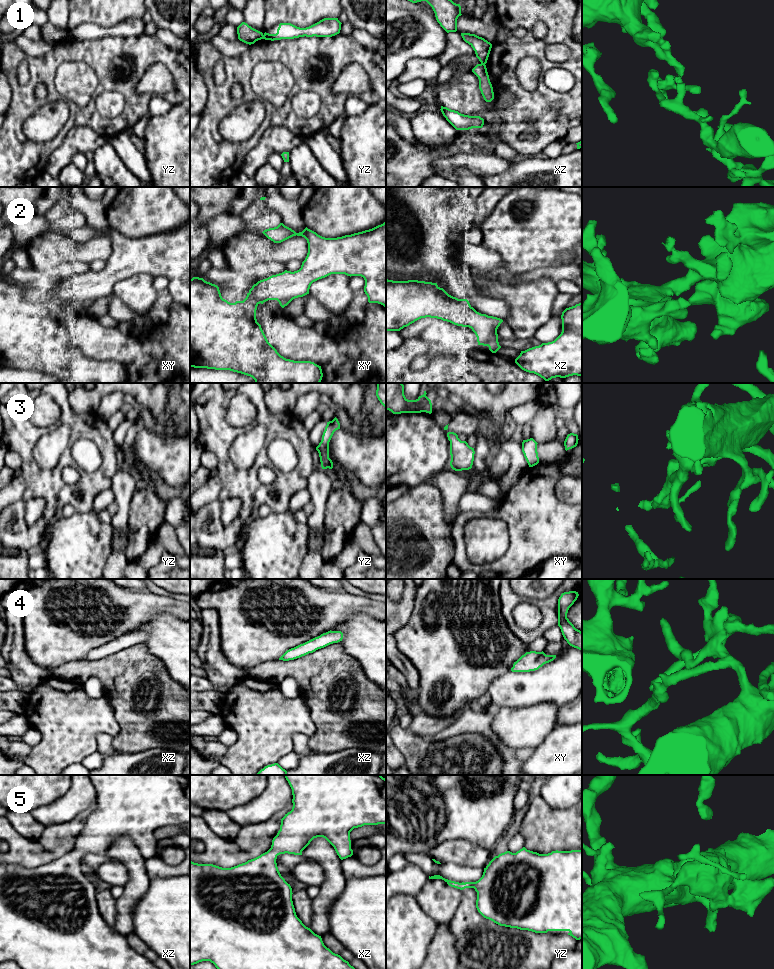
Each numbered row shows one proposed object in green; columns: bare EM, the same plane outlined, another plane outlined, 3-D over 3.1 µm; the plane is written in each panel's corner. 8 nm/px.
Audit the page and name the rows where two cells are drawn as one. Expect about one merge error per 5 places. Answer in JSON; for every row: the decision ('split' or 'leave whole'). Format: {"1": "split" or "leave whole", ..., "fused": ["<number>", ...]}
{"1": "split", "2": "leave whole", "3": "leave whole", "4": "leave whole", "5": "leave whole", "fused": ["1"]}

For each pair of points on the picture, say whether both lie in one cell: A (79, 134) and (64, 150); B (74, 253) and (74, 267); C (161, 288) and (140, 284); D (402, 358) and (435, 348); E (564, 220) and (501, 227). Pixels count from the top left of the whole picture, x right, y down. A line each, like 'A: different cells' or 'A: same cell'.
A: same cell
B: different cells
C: different cells
D: same cell
E: same cell

